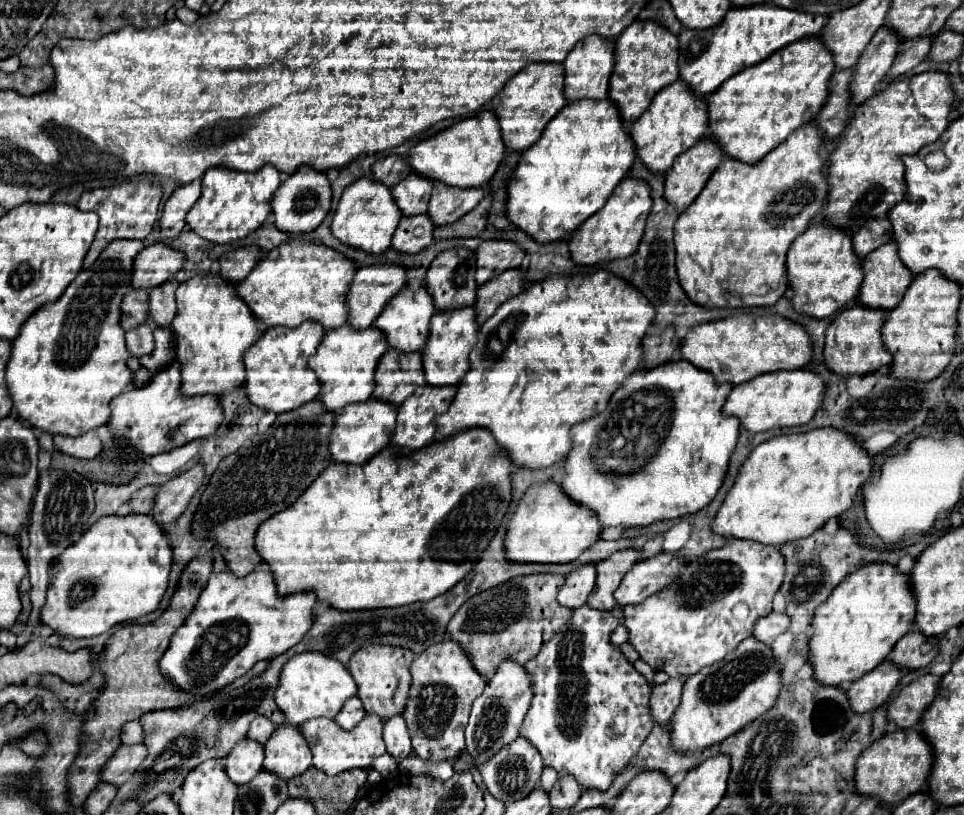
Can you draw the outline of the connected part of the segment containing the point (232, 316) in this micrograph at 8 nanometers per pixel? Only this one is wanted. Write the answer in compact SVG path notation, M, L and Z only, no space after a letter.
M218 275L192 277L184 281L176 291L178 315L172 321L170 329L174 333L176 345L176 361L182 369L182 387L180 395L198 397L198 395L216 395L242 387L244 369L242 369L242 353L258 337L262 331L256 329L256 317L236 295L234 285L222 285Z

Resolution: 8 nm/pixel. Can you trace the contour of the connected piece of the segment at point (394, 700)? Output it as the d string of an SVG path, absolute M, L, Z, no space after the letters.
M368 645L360 647L348 661L350 675L358 687L356 697L362 701L364 711L368 715L378 715L380 719L390 719L402 713L406 705L406 693L410 689L410 663L414 653L410 649L394 647L394 645Z

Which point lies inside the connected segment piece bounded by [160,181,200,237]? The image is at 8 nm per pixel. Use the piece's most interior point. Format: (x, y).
(181, 201)

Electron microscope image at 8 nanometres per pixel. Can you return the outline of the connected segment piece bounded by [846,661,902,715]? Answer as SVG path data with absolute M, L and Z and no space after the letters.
M882 661L882 665L878 665L858 681L850 683L846 691L850 709L860 715L878 709L880 705L886 703L886 699L898 685L900 677L902 677L902 671L896 665L892 665L890 661Z

